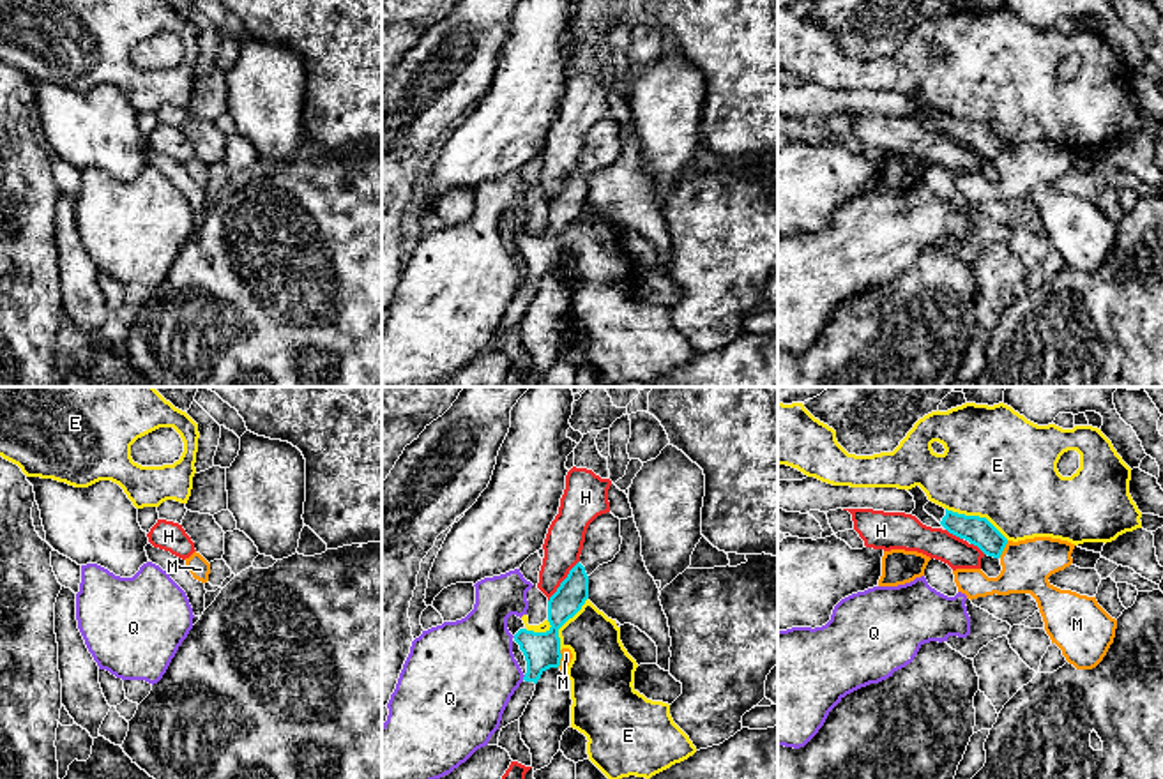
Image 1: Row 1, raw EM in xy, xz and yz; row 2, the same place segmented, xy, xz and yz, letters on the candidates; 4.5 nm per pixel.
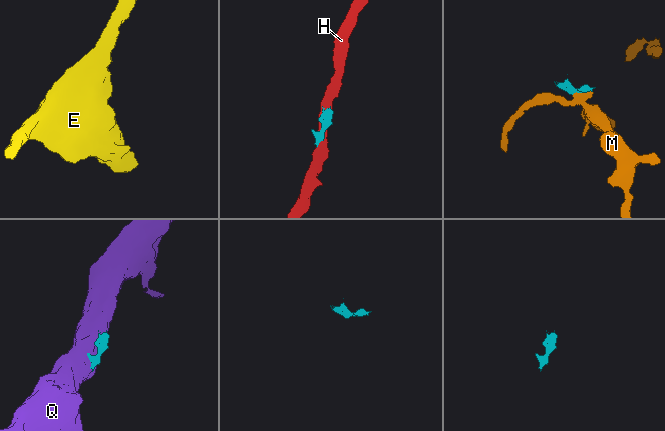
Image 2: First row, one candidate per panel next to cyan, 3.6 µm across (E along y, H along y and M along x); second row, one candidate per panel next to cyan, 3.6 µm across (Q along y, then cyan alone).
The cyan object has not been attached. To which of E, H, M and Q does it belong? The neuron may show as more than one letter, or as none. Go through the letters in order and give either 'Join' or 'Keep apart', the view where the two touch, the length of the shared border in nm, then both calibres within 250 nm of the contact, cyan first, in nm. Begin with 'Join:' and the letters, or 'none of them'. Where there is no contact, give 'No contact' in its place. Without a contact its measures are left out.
Join: none of them
E: Keep apart. Touches cyan in yz. Shared border 320 nm. Thickness 130 nm (cyan) against 500 nm
H: Keep apart. Touches cyan in xz. Shared border 240 nm. Thickness 140 nm (cyan) against 180 nm
M: Keep apart. Touches cyan in xz. Shared border 80 nm. Thickness 170 nm (cyan) against 50 nm
Q: Keep apart. Touches cyan in xz. Shared border 30 nm. Thickness 170 nm (cyan) against 440 nm

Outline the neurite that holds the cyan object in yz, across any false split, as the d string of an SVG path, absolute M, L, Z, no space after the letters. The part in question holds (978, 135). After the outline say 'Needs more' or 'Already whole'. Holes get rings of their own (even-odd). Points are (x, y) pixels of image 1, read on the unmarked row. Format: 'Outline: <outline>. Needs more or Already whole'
Outline: M928 106L924 115L949 138L969 145L988 161L1000 163L1007 143L986 122L958 118L933 106Z. Needs more

